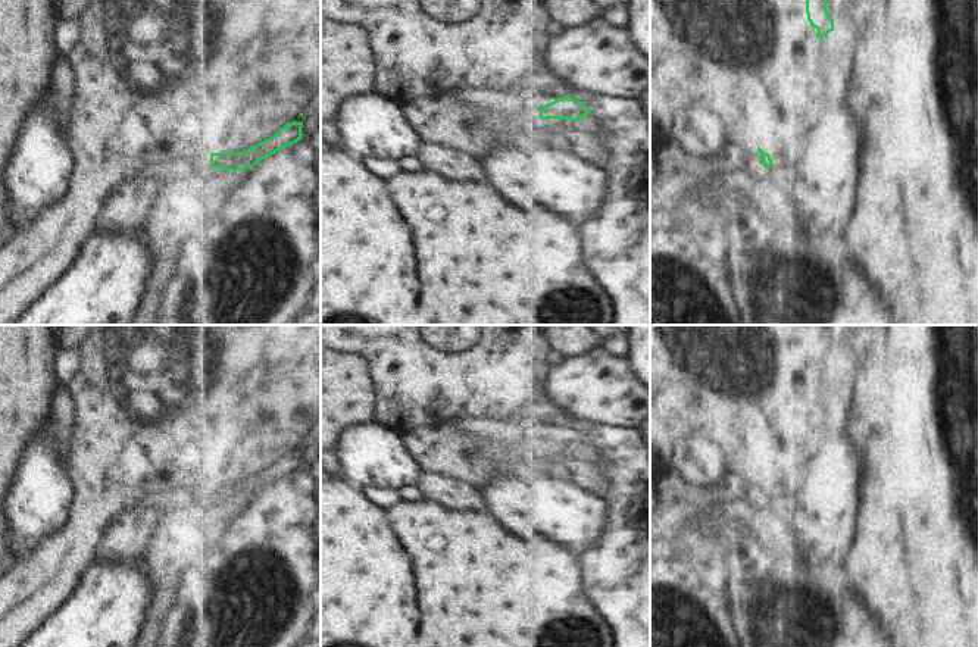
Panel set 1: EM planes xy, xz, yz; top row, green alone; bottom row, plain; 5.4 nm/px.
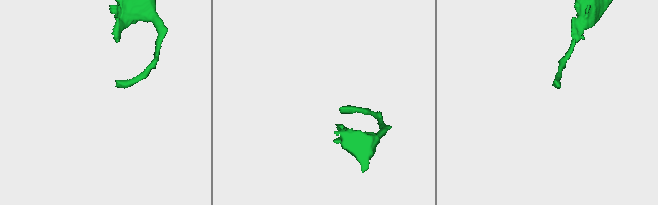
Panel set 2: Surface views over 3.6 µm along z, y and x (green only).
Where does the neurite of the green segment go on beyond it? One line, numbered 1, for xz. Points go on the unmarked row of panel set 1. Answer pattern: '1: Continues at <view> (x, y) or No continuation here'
1: No continuation here.

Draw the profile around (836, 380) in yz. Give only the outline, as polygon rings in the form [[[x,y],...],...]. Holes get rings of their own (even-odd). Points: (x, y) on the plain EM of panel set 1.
[[[840,359],[831,360],[824,368],[816,368],[816,391],[821,400],[832,397],[831,419],[819,429],[821,435],[837,443],[847,440],[853,410],[853,373]]]

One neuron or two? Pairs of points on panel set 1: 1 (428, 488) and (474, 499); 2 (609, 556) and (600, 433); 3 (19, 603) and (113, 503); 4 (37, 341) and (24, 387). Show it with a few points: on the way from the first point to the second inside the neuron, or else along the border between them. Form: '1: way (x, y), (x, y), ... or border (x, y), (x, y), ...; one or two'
1: way (440, 488), (462, 496); one
2: way (622, 525), (622, 463); one
3: way (43, 578), (88, 528); one
4: way (27, 353), (24, 358), (24, 375); one

